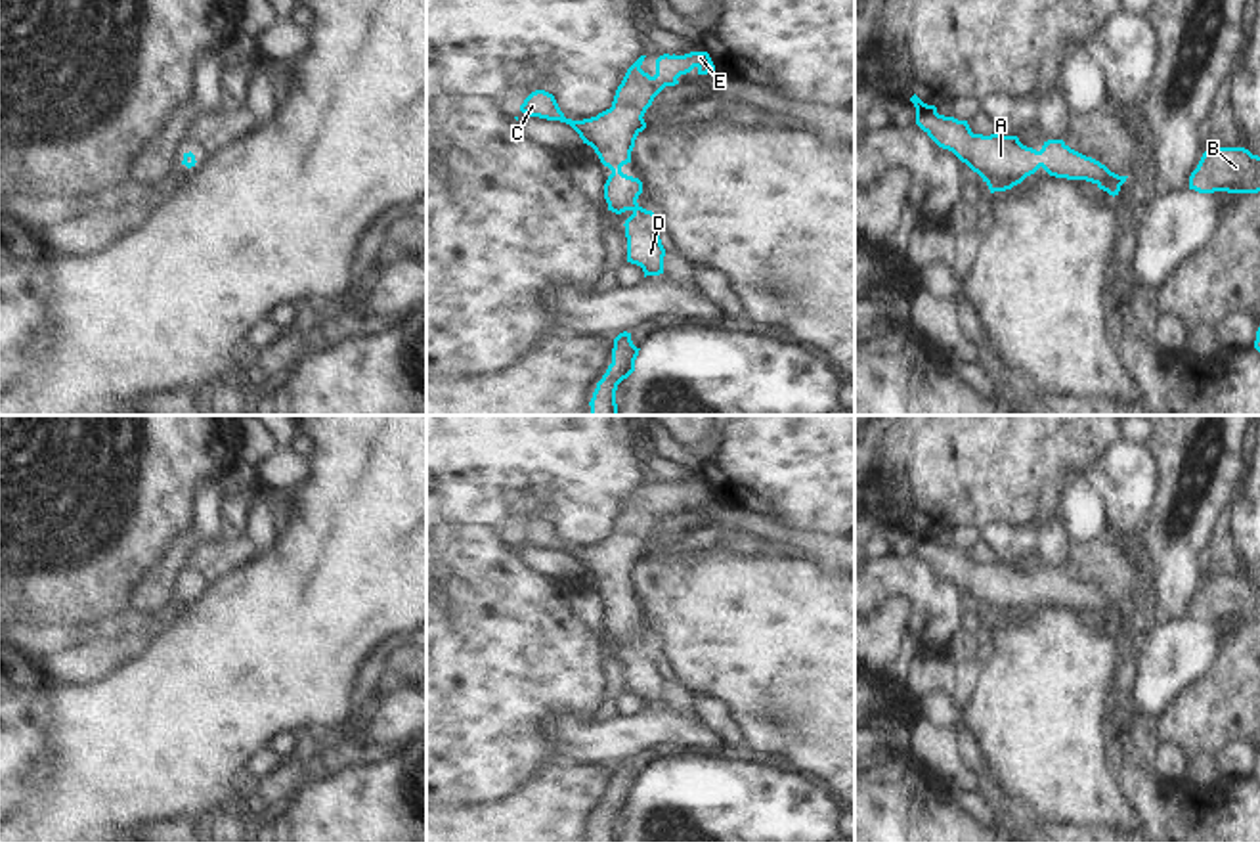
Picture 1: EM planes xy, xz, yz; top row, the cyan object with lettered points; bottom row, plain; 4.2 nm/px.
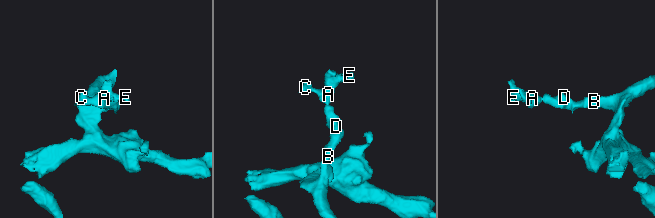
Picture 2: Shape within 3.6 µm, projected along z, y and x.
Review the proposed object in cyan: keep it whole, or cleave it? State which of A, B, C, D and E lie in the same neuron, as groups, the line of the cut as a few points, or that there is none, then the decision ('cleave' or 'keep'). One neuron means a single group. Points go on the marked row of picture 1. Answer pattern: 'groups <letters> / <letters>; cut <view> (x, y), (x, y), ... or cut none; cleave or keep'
groups A B C D E; cut none; keep

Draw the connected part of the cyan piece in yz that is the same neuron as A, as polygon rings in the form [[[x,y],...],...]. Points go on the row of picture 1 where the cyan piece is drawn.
[[[916,94],[910,101],[916,107],[916,124],[939,147],[952,151],[977,172],[990,193],[1011,189],[1040,166],[1055,178],[1092,182],[1113,197],[1119,195],[1120,186],[1128,178],[1071,149],[1063,140],[1048,140],[1036,151],[1023,145],[1017,136],[973,134],[967,121],[939,115],[935,105],[923,103]]]

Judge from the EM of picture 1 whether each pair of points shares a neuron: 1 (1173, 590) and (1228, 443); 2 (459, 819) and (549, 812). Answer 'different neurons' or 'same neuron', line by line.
1: same neuron
2: same neuron

